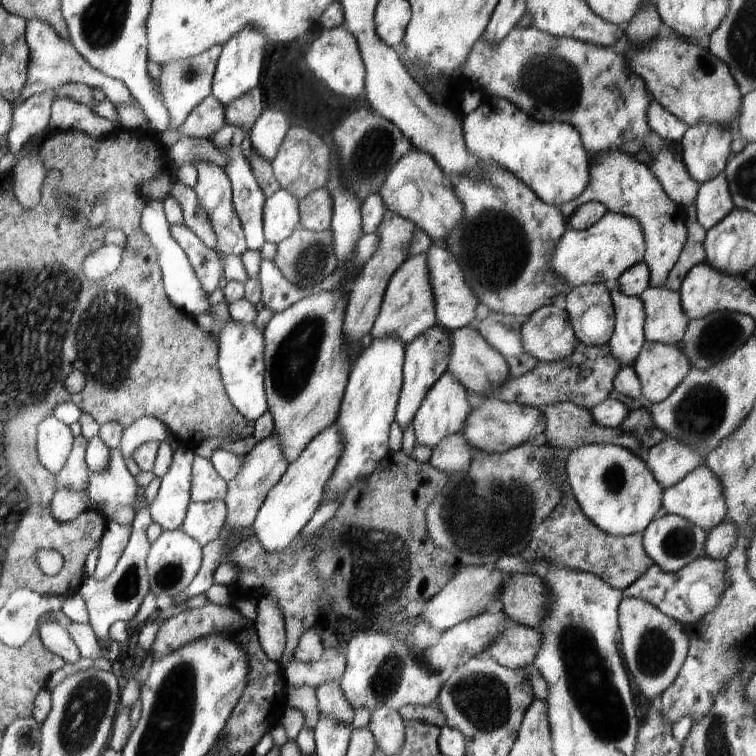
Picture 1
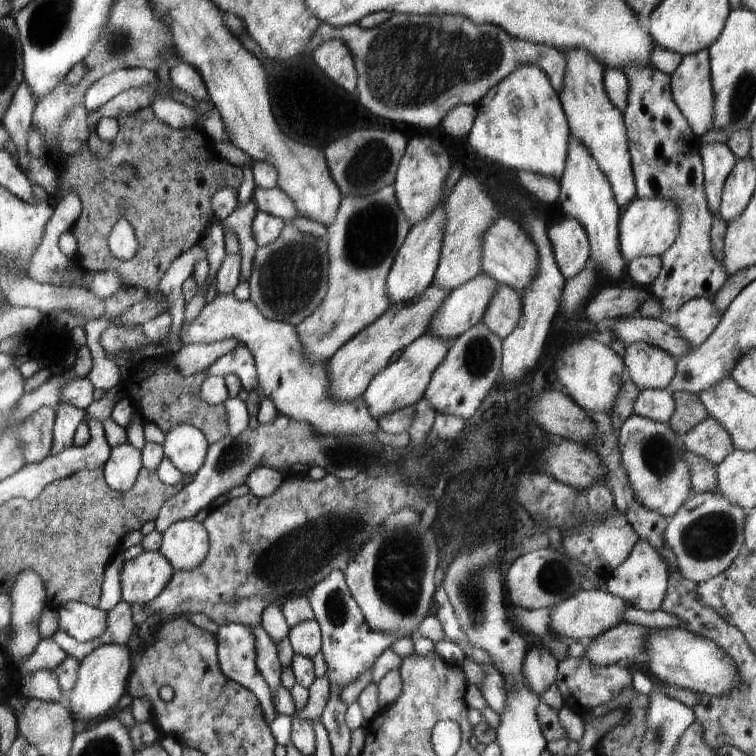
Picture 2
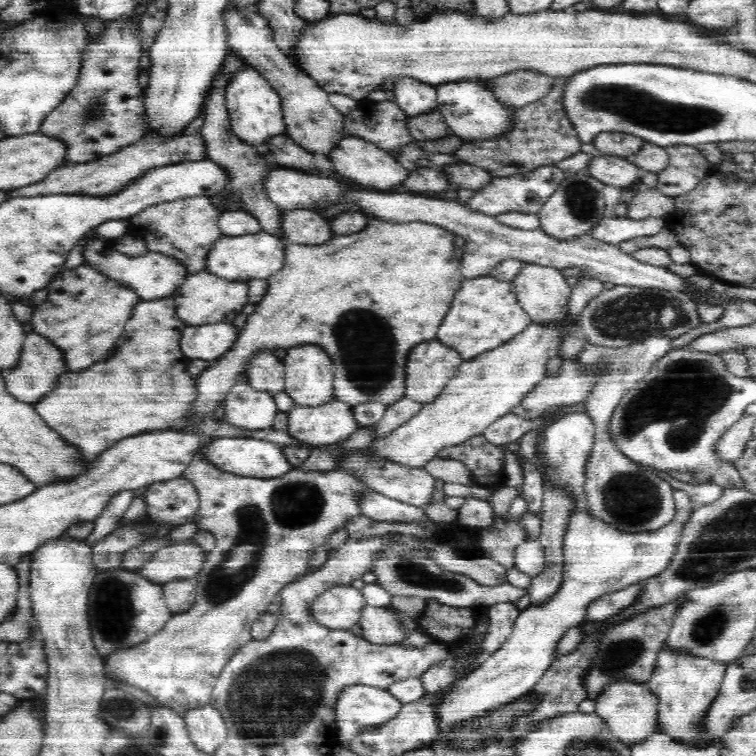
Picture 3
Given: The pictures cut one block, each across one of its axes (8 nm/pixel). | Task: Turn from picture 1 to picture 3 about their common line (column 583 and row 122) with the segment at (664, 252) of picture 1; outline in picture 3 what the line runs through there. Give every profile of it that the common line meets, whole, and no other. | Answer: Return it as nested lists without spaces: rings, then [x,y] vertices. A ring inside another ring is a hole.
[[[202,116],[192,120],[180,136],[168,136],[165,142],[162,138],[145,137],[136,144],[122,148],[113,155],[104,156],[94,163],[70,164],[64,168],[58,168],[50,172],[44,180],[40,180],[34,186],[25,186],[7,192],[7,199],[30,198],[30,196],[46,195],[90,195],[110,196],[117,193],[123,186],[136,180],[147,170],[169,164],[196,162],[204,160],[207,156],[207,146],[201,135],[204,119]]]

